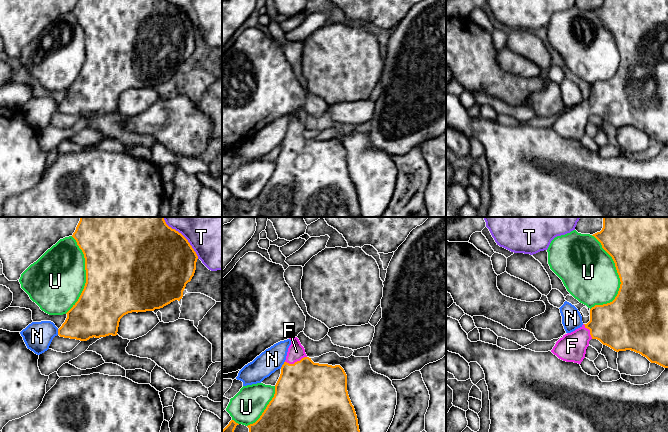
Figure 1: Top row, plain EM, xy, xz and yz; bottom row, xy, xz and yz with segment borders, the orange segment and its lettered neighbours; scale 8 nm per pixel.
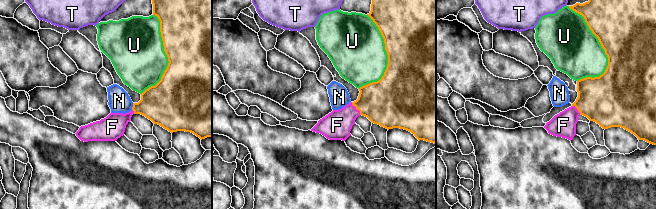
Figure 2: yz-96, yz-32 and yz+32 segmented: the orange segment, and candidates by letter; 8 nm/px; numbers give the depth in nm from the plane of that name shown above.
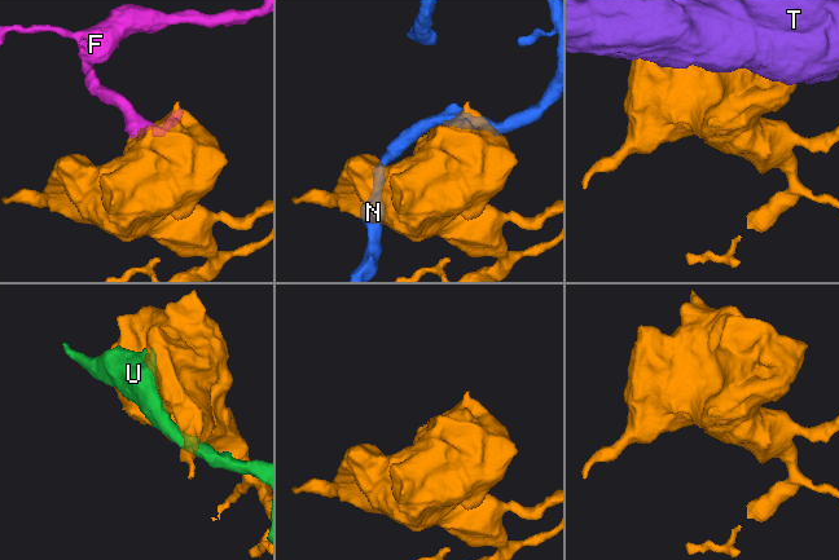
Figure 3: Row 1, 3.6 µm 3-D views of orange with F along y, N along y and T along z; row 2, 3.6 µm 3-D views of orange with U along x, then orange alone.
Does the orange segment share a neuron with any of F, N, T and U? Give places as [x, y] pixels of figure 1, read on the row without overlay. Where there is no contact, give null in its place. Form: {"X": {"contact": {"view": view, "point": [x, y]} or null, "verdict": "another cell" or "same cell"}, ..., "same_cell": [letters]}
{"F": {"contact": {"view": "xz", "point": [295, 138]}, "verdict": "same cell"}, "N": {"contact": {"view": "xz", "point": [282, 141]}, "verdict": "another cell"}, "T": {"contact": {"view": "xy", "point": [186, 15]}, "verdict": "another cell"}, "U": {"contact": {"view": "yz", "point": [619, 53]}, "verdict": "another cell"}, "same_cell": ["F"]}

